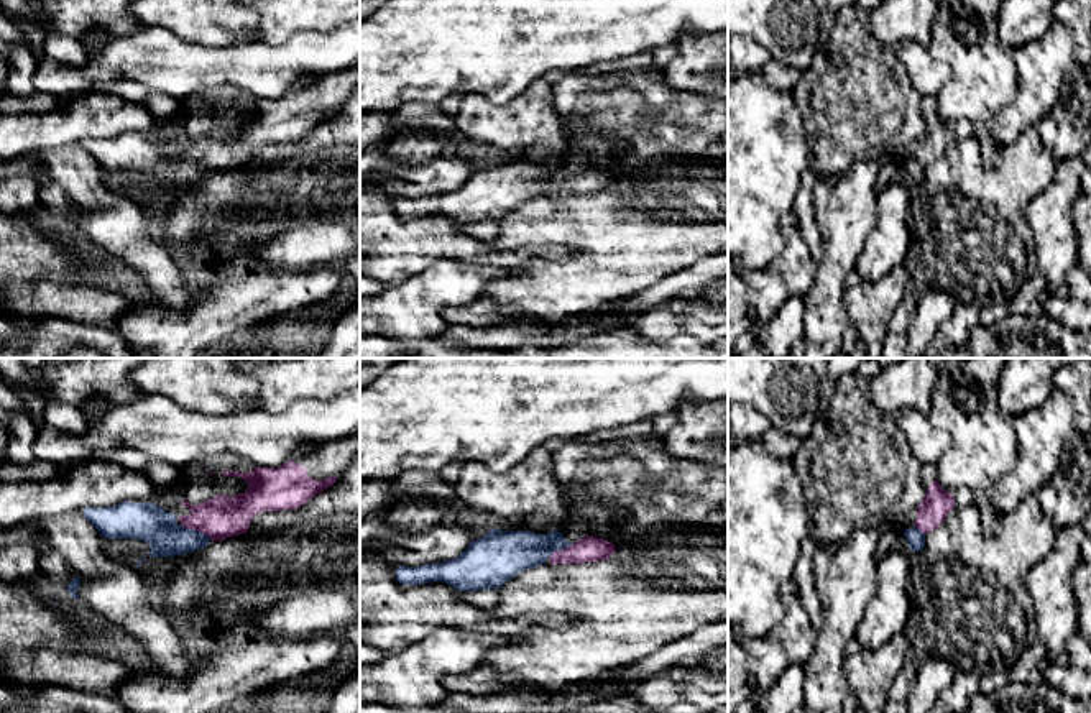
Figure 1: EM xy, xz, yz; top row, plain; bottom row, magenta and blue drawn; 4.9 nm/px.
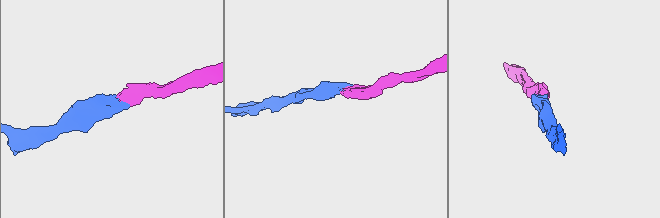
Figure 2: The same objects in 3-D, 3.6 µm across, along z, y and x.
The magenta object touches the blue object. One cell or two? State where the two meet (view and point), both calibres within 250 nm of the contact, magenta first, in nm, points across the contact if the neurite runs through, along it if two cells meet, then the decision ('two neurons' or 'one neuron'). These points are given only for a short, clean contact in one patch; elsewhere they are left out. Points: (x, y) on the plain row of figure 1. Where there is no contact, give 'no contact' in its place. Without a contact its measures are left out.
contact xy (196, 161); calibres 220 and 180 nm; way xy (224, 148), (211, 151), (196, 161), (161, 163), (148, 155); one neuron

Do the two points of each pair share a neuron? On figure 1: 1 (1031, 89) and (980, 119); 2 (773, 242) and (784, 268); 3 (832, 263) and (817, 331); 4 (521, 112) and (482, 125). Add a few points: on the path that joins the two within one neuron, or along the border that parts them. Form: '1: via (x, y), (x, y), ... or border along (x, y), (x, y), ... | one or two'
1: border along (1014, 63), (1016, 92), (996, 114), (993, 135) | two
2: border along (784, 235), (784, 248), (766, 266), (745, 265) | two
3: via (830, 280), (825, 296), (825, 314) | one
4: via (513, 122), (492, 124) | one

